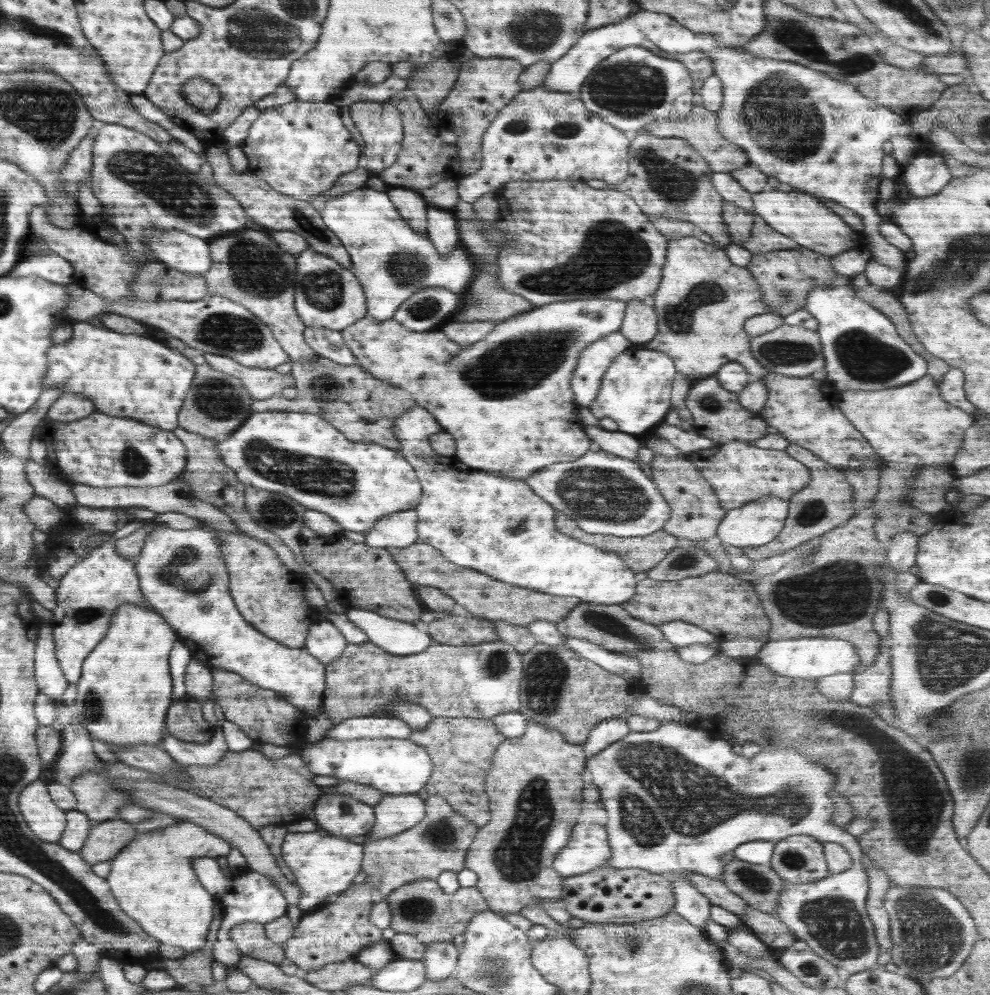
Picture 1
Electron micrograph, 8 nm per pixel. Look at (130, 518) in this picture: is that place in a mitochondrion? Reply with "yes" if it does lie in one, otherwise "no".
no

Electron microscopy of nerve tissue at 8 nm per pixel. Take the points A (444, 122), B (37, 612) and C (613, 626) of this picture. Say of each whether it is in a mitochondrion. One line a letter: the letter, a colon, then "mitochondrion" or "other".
A: other
B: other
C: mitochondrion

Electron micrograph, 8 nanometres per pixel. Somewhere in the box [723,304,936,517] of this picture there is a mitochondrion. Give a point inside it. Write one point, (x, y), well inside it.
(866, 357)

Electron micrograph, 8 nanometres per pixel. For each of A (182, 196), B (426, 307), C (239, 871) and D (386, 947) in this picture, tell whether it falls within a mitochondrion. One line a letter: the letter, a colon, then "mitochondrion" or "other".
A: mitochondrion
B: mitochondrion
C: other
D: other

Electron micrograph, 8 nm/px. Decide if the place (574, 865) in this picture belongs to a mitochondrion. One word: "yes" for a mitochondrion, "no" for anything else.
no

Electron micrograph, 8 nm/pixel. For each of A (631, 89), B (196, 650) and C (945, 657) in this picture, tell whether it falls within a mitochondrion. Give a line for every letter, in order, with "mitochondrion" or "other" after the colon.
A: mitochondrion
B: other
C: mitochondrion

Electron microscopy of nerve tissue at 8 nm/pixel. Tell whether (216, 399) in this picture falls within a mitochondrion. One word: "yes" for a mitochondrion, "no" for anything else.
yes

